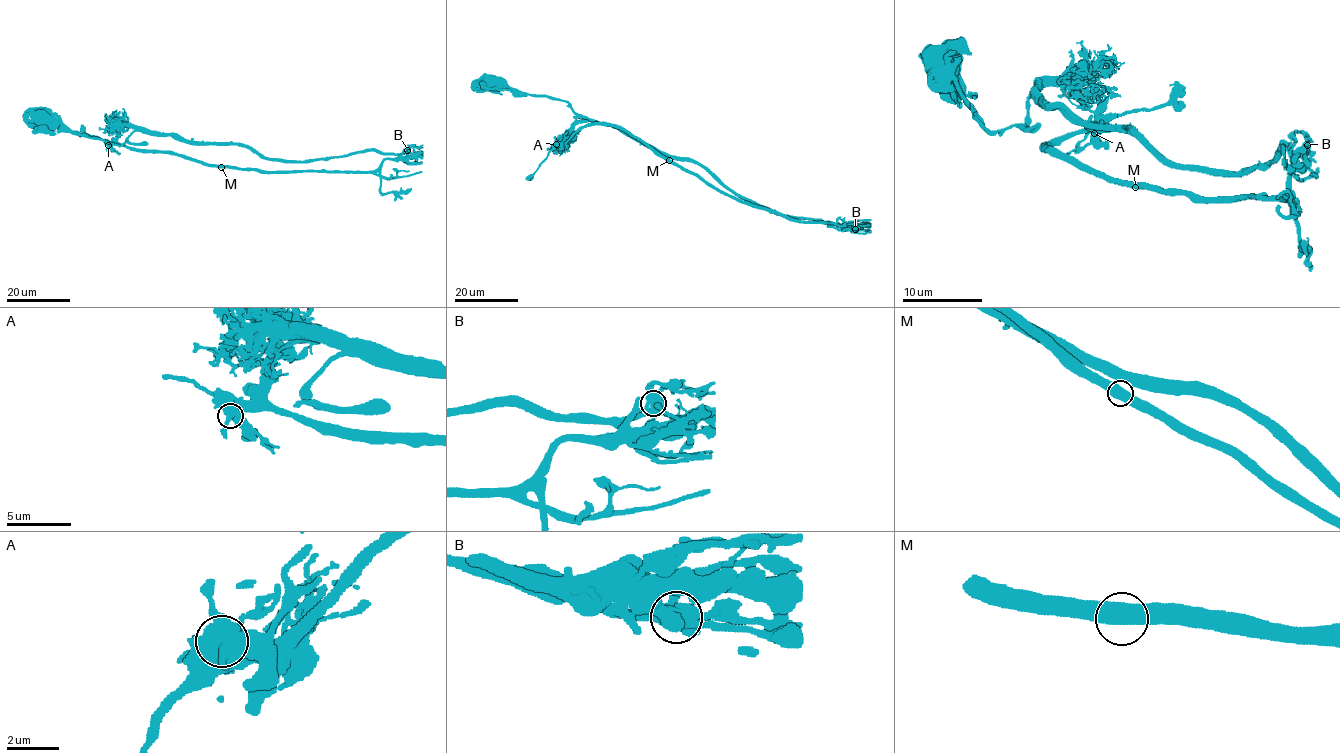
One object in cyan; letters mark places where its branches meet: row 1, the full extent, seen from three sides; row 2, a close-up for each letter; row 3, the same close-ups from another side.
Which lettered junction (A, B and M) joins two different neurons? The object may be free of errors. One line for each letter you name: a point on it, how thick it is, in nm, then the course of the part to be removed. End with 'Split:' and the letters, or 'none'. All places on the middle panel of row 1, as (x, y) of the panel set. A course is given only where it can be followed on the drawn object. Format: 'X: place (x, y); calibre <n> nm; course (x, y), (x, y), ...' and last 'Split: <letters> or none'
B: place (855, 229); calibre 550 nm; course (855, 229), (832, 222), (795, 222), (739, 202), (609, 125), (580, 127), (556, 145), (529, 177)
Split: B

